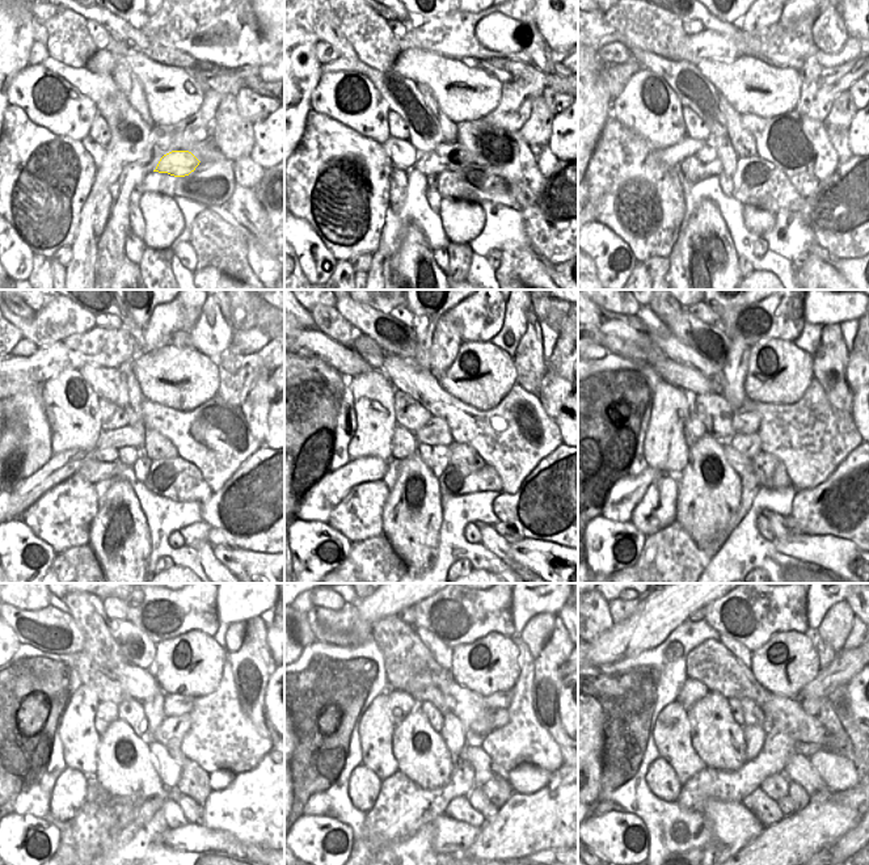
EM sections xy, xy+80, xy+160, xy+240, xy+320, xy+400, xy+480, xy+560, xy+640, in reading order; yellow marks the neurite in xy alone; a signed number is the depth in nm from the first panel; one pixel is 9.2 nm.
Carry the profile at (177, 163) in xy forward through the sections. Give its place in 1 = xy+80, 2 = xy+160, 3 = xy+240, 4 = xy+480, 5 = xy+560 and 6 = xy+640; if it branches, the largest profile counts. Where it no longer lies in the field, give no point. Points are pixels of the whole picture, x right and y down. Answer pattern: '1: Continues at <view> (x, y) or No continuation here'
1: Continues at xy+80 (451, 157)
2: Continues at xy+160 (713, 168)
3: Continues at xy+240 (29, 490)
4: Continues at xy+480 (33, 801)
5: Continues at xy+560 (319, 804)
6: Continues at xy+640 (604, 806).

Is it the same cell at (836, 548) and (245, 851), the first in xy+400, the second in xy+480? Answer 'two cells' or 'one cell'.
one cell

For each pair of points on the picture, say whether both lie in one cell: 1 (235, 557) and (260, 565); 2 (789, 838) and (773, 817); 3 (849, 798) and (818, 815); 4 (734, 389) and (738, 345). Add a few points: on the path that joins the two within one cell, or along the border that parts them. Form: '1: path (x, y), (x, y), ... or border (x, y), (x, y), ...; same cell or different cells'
1: path (241, 562), (253, 565); same cell
2: border (784, 818), (764, 827); different cells
3: border (810, 801), (834, 801), (855, 810); different cells
4: path (734, 379), (738, 355); same cell

